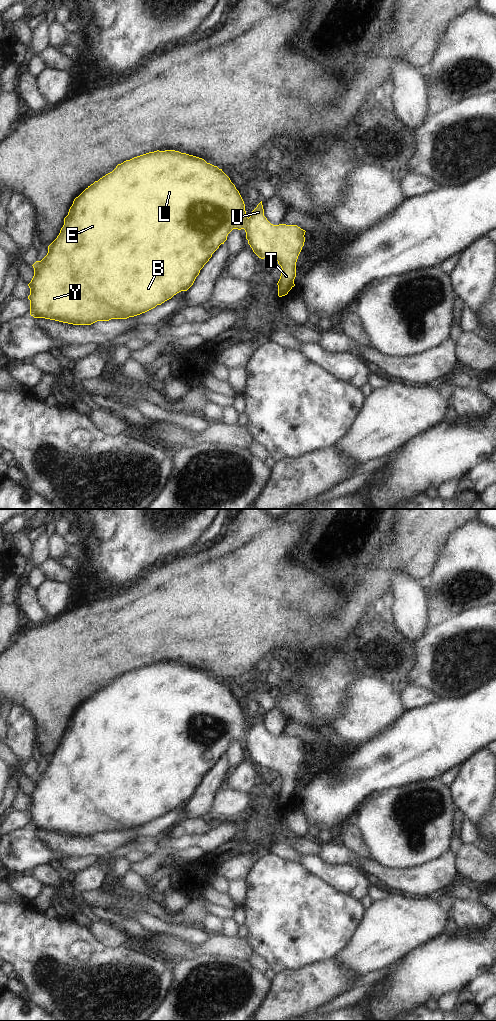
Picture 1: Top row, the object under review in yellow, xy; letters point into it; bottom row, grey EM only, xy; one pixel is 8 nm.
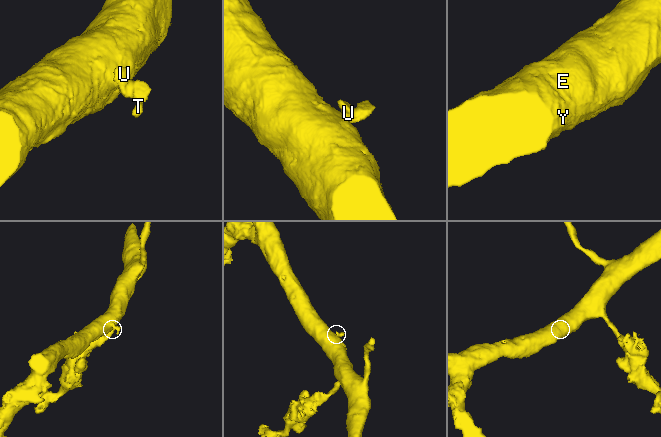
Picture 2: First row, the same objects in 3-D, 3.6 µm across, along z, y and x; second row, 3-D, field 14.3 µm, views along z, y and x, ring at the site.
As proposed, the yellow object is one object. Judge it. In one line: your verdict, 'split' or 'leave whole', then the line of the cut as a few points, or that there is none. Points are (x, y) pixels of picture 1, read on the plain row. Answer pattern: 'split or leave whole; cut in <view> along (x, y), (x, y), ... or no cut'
leave whole; no cut

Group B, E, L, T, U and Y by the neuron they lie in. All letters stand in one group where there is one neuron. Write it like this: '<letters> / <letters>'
B E L T U Y

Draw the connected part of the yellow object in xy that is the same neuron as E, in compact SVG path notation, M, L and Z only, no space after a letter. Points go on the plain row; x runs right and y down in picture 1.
M157 662L126 672L123 675L118 676L112 684L88 698L74 711L68 727L64 730L64 737L61 740L59 747L48 758L47 767L41 773L36 773L32 777L34 780L34 788L28 796L30 800L30 807L28 808L28 811L30 812L30 827L34 830L45 830L73 837L91 837L97 833L127 831L145 825L155 820L157 817L161 817L165 813L171 811L177 805L187 803L193 797L200 782L209 773L212 766L219 758L224 756L228 746L233 741L245 742L248 756L259 770L264 771L265 769L271 769L278 773L278 776L282 780L282 785L277 795L278 808L282 809L287 807L295 798L296 774L302 759L304 758L305 742L297 737L271 736L264 728L262 713L248 729L245 723L244 713L230 690L222 683L222 681L207 675L202 670L175 662Z

